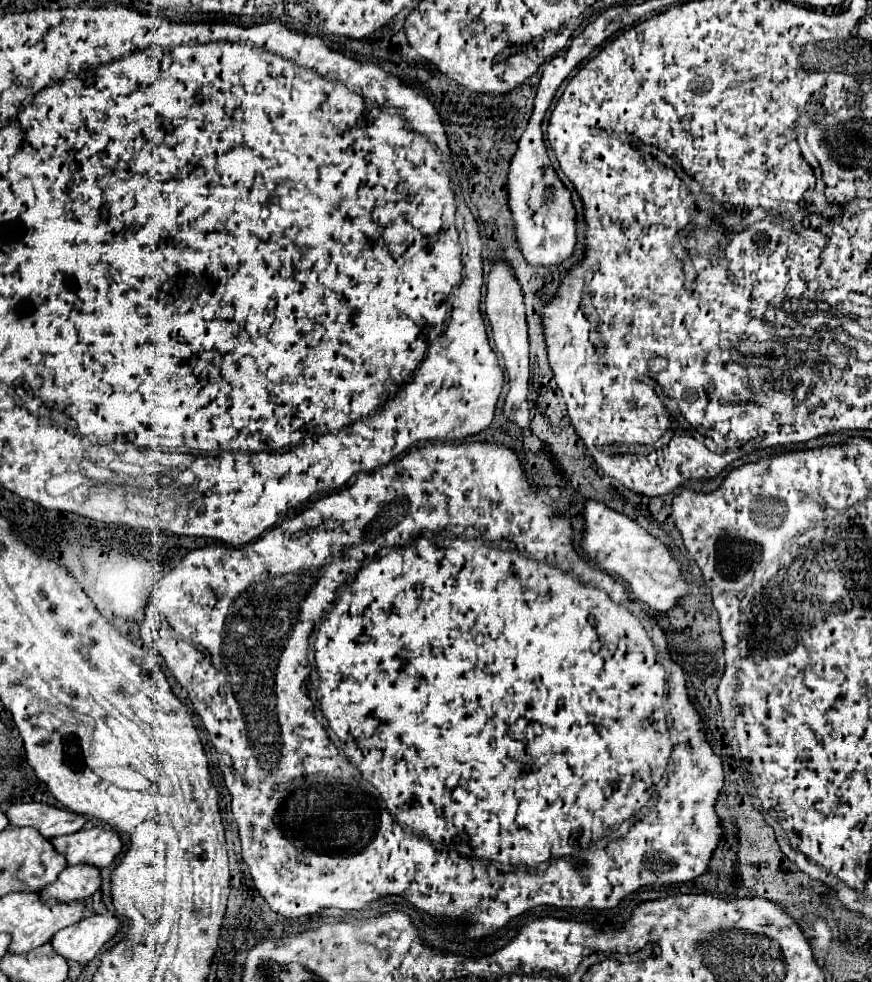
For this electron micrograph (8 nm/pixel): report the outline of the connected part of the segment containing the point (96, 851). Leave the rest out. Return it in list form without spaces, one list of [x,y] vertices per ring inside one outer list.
[[[90,826],[78,830],[74,834],[58,836],[50,840],[54,848],[66,856],[68,864],[92,864],[98,868],[106,868],[120,854],[124,842],[118,832],[110,828]]]

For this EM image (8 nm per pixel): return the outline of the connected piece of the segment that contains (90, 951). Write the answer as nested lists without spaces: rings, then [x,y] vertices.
[[[94,914],[56,932],[52,938],[52,946],[66,960],[86,964],[118,934],[118,930],[120,920],[116,916]]]

